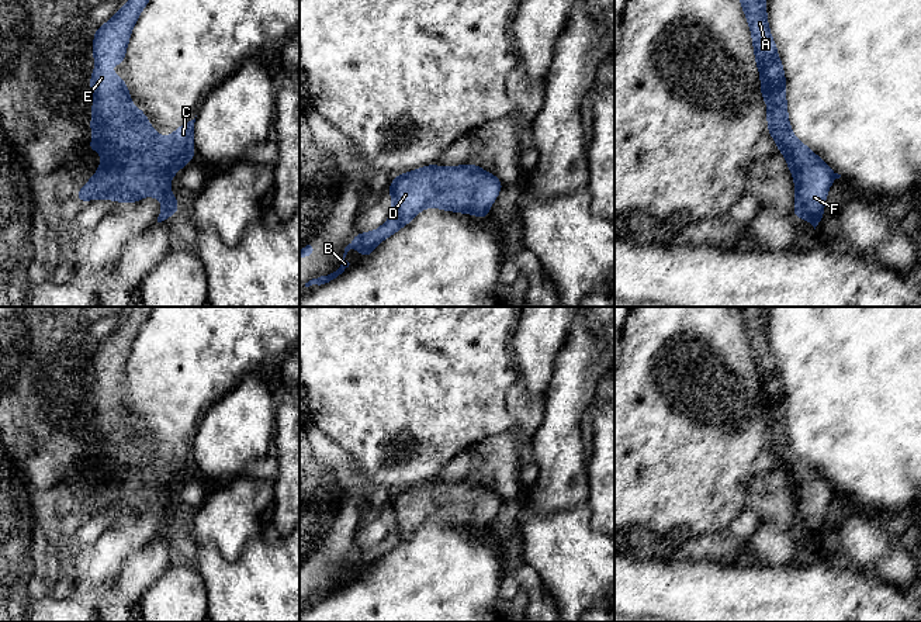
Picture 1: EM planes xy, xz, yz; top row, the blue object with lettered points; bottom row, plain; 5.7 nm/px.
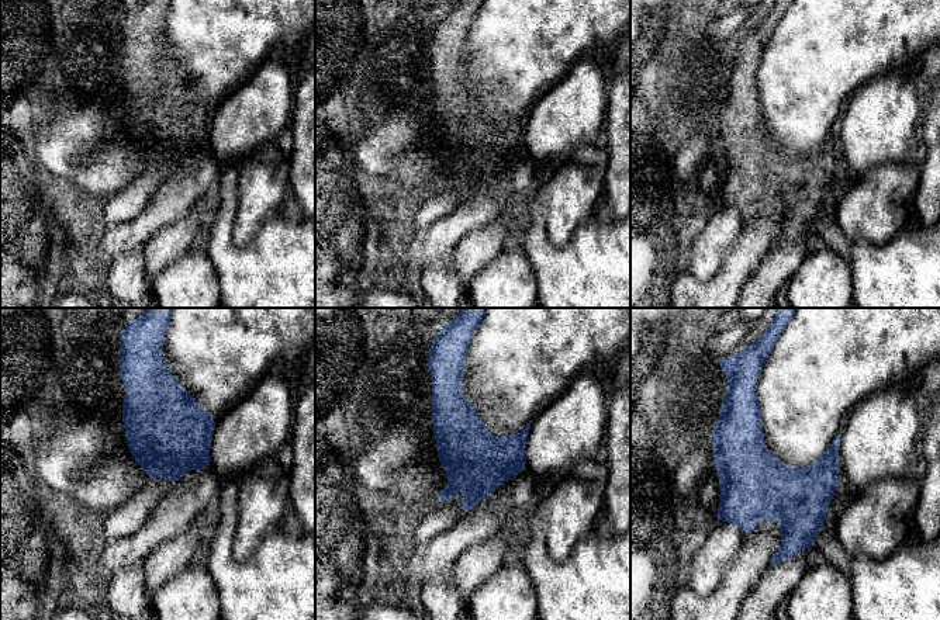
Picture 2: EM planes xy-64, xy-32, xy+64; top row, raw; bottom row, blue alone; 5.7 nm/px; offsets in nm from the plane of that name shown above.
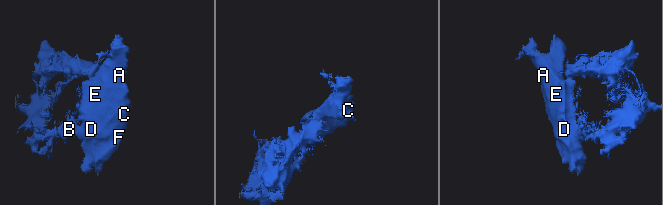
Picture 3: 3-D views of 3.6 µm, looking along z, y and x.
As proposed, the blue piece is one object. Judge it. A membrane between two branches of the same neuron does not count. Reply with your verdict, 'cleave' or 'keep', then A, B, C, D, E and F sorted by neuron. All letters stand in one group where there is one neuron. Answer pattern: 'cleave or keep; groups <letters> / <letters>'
keep; groups A B C D E F

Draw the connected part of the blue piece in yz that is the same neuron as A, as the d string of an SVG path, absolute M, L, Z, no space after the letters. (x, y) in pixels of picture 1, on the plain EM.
M765 307L735 308L741 314L741 321L751 343L756 383L761 390L761 408L768 422L768 446L775 455L778 466L785 470L789 485L794 493L796 508L793 532L807 535L816 545L816 542L823 536L825 512L830 501L835 494L839 494L841 490L832 487L820 471L813 469L809 462L800 457L792 448L786 419L786 393L776 366L776 359L769 348Z

